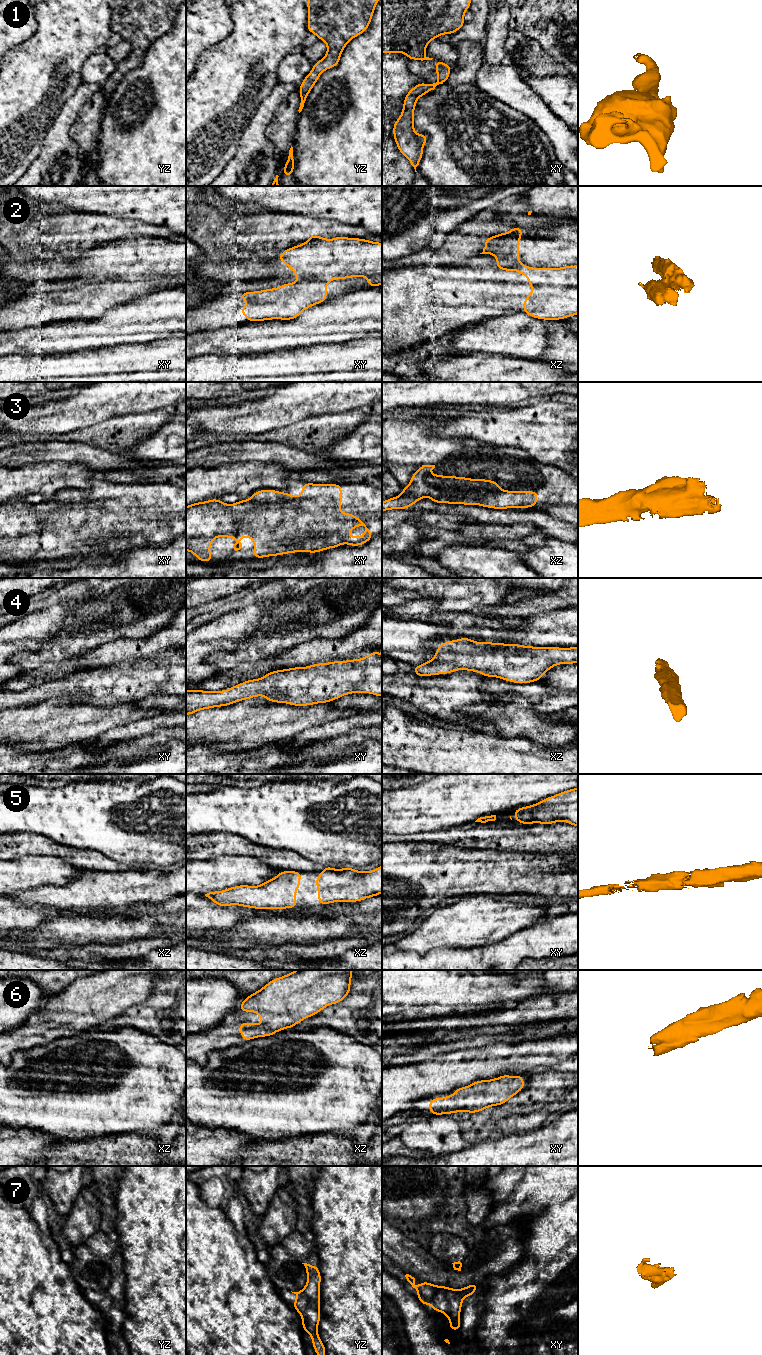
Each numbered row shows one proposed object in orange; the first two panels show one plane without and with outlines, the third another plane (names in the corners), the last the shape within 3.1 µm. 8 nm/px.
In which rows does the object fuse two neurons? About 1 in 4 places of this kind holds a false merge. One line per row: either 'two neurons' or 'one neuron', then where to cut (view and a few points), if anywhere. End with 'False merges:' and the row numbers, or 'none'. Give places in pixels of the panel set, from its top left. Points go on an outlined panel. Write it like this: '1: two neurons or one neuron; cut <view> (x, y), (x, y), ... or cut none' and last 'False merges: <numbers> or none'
1: one neuron; cut none
2: two neurons; cut xy (300, 279), (320, 279), (326, 282)
3: one neuron; cut none
4: one neuron; cut none
5: one neuron; cut none
6: one neuron; cut none
7: one neuron; cut none
False merges: 2

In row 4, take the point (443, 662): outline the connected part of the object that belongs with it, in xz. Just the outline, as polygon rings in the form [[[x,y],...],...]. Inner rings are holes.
[[[463,637],[438,645],[435,656],[430,661],[413,667],[419,677],[444,675],[457,670],[473,671],[485,677],[496,677],[512,683],[532,683],[539,681],[544,674],[556,665],[578,663],[578,646],[535,647],[520,644],[477,642]]]

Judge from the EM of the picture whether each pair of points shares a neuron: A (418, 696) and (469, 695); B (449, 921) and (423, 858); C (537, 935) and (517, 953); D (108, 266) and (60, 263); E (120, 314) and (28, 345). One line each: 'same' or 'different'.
A: same
B: different
C: same
D: same
E: same

